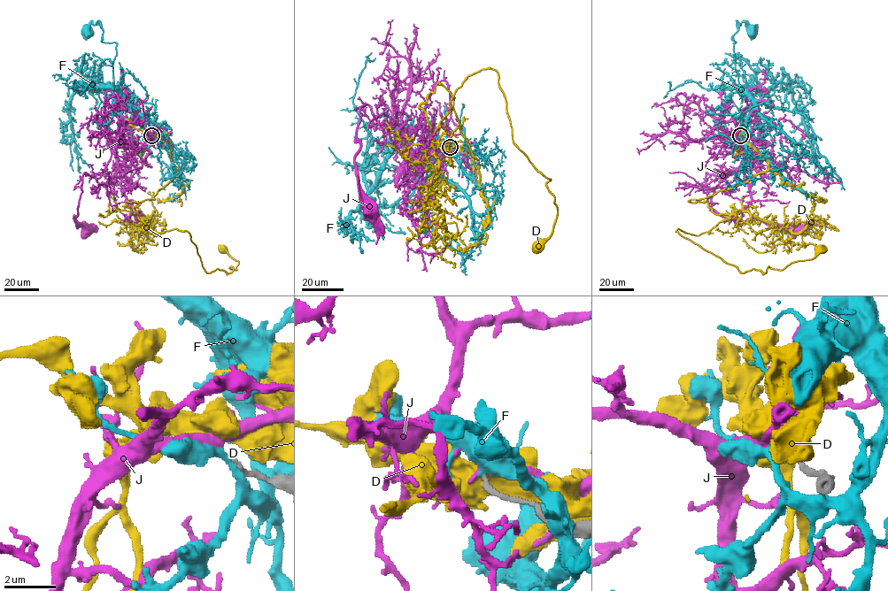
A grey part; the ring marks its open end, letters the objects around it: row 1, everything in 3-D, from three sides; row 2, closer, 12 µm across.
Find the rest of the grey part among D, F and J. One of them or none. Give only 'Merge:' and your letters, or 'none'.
Merge: none

